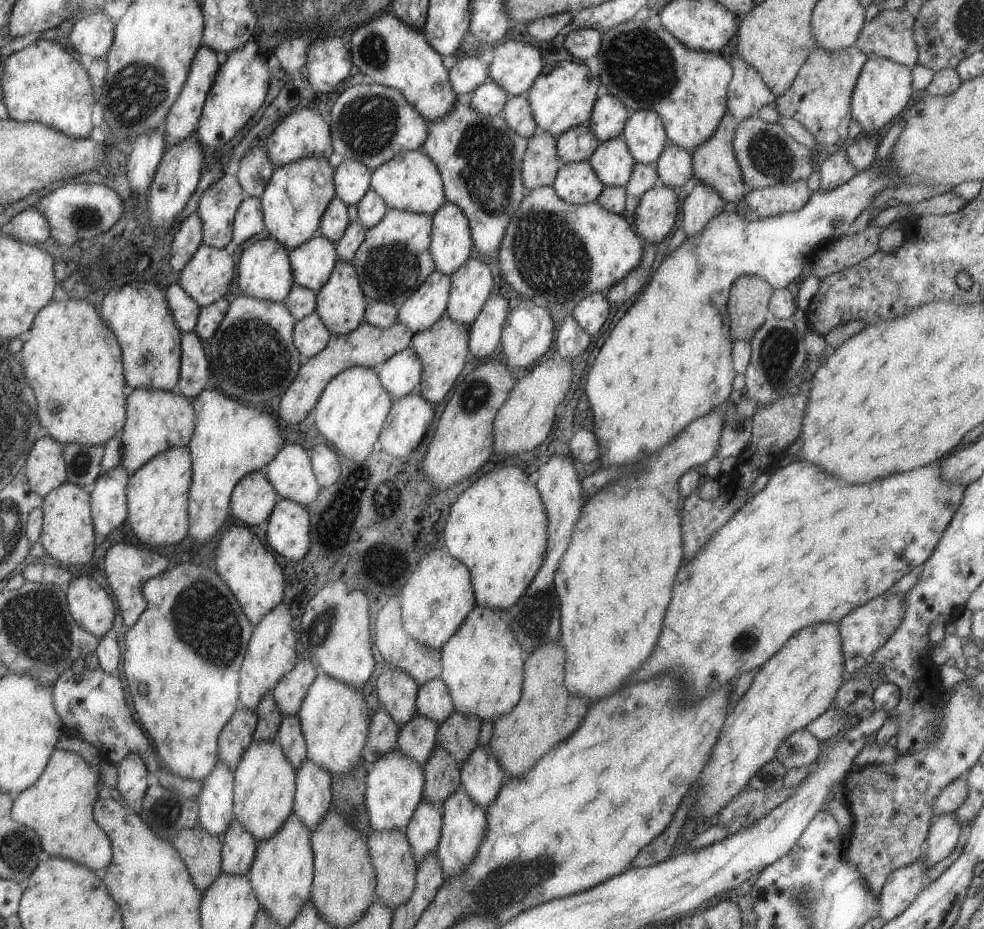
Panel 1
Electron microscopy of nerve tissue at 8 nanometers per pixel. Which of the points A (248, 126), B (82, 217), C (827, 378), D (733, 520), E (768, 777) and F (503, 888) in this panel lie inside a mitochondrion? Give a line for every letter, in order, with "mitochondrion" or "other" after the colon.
A: other
B: mitochondrion
C: other
D: other
E: mitochondrion
F: mitochondrion

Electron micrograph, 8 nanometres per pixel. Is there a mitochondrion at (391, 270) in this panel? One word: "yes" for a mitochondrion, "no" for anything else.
yes

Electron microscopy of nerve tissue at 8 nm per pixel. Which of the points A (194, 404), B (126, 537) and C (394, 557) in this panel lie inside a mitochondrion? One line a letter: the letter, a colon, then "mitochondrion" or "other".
A: other
B: other
C: other

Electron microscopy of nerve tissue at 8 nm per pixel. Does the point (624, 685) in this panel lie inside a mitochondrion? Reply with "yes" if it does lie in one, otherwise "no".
no

